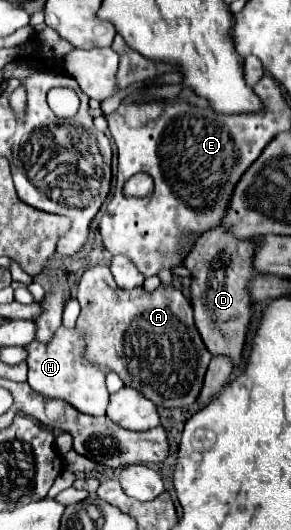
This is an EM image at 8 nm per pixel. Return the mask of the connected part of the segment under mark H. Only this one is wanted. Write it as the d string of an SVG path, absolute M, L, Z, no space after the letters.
M60 327L54 339L48 345L32 341L28 351L28 369L30 369L30 387L36 389L40 395L50 399L62 399L70 403L76 411L86 415L104 415L108 407L108 389L104 383L104 371L96 365L82 365L86 343L76 329Z

